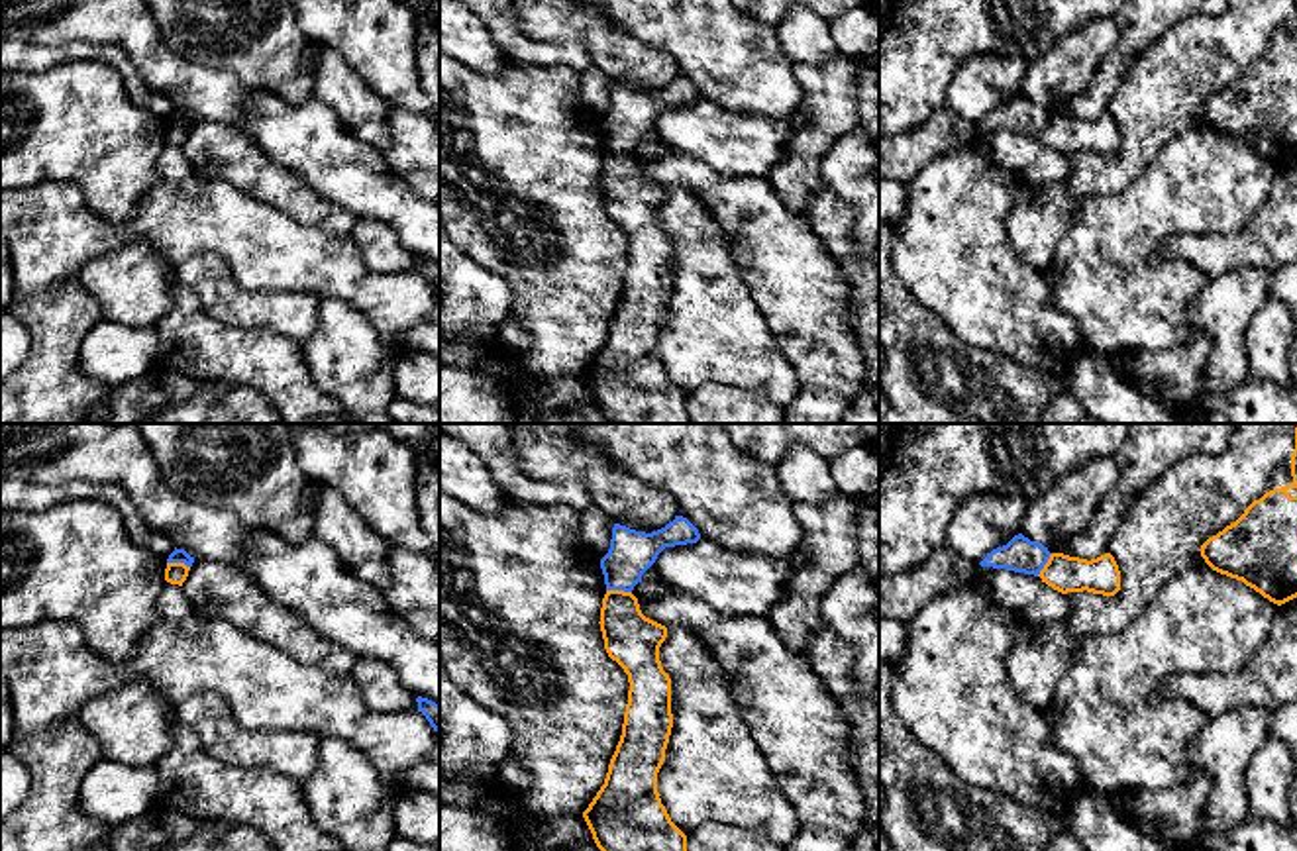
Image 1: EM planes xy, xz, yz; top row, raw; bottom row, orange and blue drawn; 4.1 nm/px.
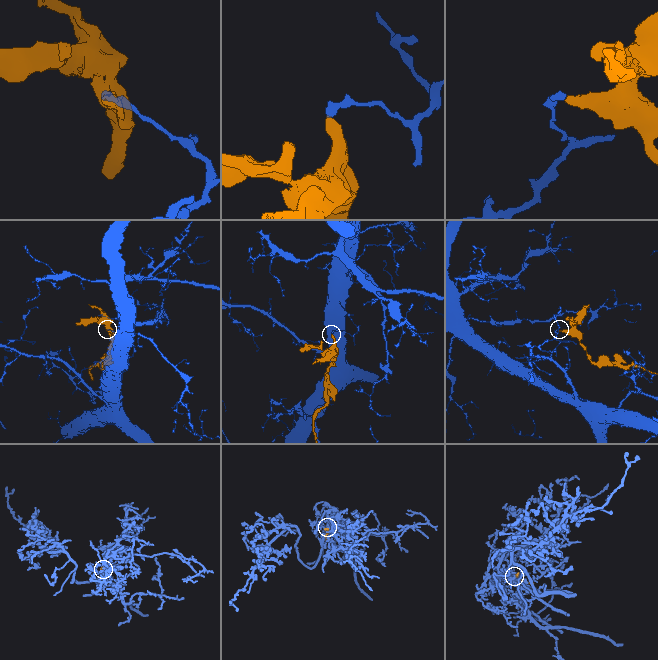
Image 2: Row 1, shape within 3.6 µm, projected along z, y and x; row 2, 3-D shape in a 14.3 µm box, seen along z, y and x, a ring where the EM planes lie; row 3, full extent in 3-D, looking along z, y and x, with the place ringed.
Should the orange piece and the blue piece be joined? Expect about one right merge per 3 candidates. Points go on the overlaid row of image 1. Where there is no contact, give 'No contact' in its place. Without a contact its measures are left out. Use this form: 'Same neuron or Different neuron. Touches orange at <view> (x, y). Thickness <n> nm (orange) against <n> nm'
Different neuron. Touches orange at xz (619, 591). Thickness 220 nm (orange) against 180 nm

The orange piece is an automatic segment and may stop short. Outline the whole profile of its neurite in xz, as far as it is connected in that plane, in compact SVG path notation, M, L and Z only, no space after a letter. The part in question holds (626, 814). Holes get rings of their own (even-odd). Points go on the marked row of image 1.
M606 590L600 608L604 649L628 675L622 735L604 784L583 812L600 851L687 851L657 792L673 714L671 678L659 661L667 627L646 618L638 598Z

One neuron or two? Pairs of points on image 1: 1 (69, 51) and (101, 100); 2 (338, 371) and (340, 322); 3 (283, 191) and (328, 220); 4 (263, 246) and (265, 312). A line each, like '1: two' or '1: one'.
1: two
2: one
3: one
4: two

